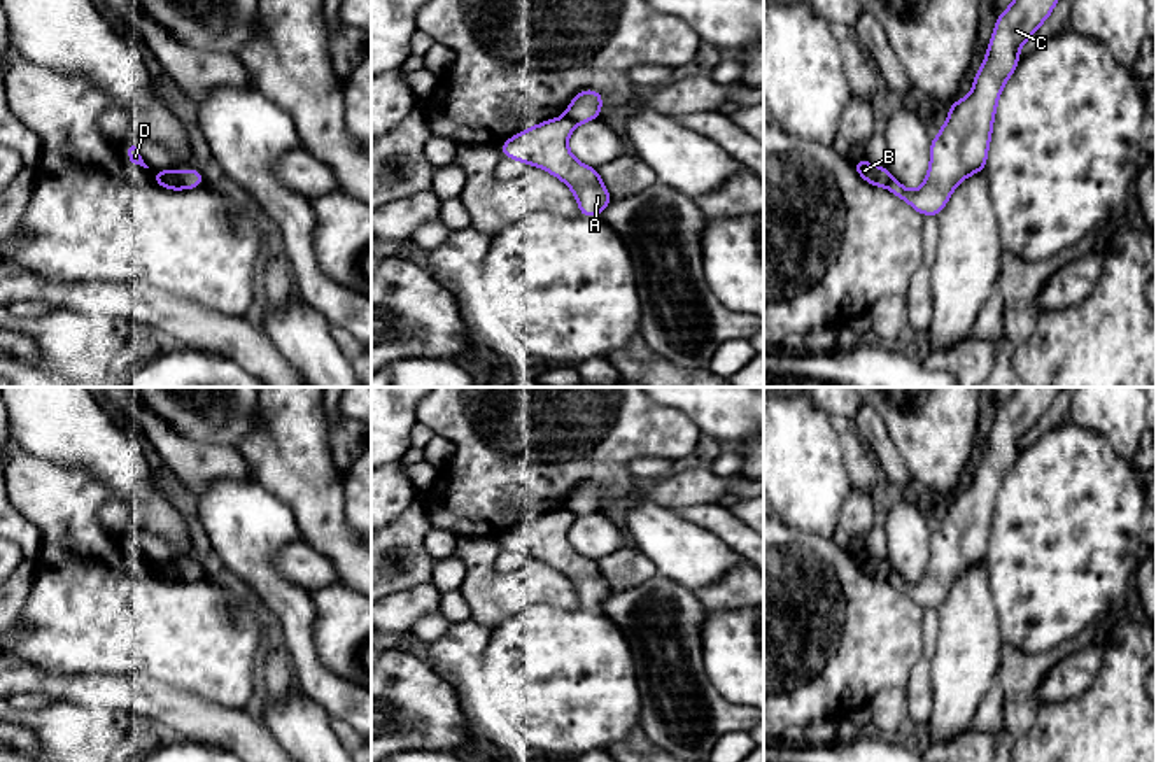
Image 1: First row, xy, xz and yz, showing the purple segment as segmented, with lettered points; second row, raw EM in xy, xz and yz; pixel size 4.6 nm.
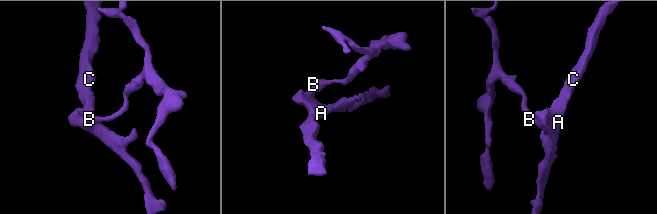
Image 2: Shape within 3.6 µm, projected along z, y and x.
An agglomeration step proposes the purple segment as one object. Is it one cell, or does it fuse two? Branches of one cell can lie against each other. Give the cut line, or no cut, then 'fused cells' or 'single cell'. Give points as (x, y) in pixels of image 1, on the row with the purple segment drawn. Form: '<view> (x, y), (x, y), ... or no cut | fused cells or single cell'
xy (174, 172), (183, 188) | fused cells

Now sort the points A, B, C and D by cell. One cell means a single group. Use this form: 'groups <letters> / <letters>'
groups A C D / B

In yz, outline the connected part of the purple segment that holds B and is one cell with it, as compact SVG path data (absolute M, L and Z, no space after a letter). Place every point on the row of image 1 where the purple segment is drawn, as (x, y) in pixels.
M867 158L855 159L853 166L856 173L869 184L876 187L888 187L890 179L892 179L888 166L874 166L867 161Z

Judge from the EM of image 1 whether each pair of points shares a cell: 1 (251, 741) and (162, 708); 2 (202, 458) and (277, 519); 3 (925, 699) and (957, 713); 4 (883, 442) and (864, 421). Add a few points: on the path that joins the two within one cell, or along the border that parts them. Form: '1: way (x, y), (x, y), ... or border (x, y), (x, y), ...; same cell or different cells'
1: way (228, 727), (184, 715); same cell
2: border (253, 477), (221, 477), (207, 484), (195, 496); different cells
3: border (932, 663), (932, 712), (927, 724); different cells
4: way (878, 437), (869, 426); same cell

